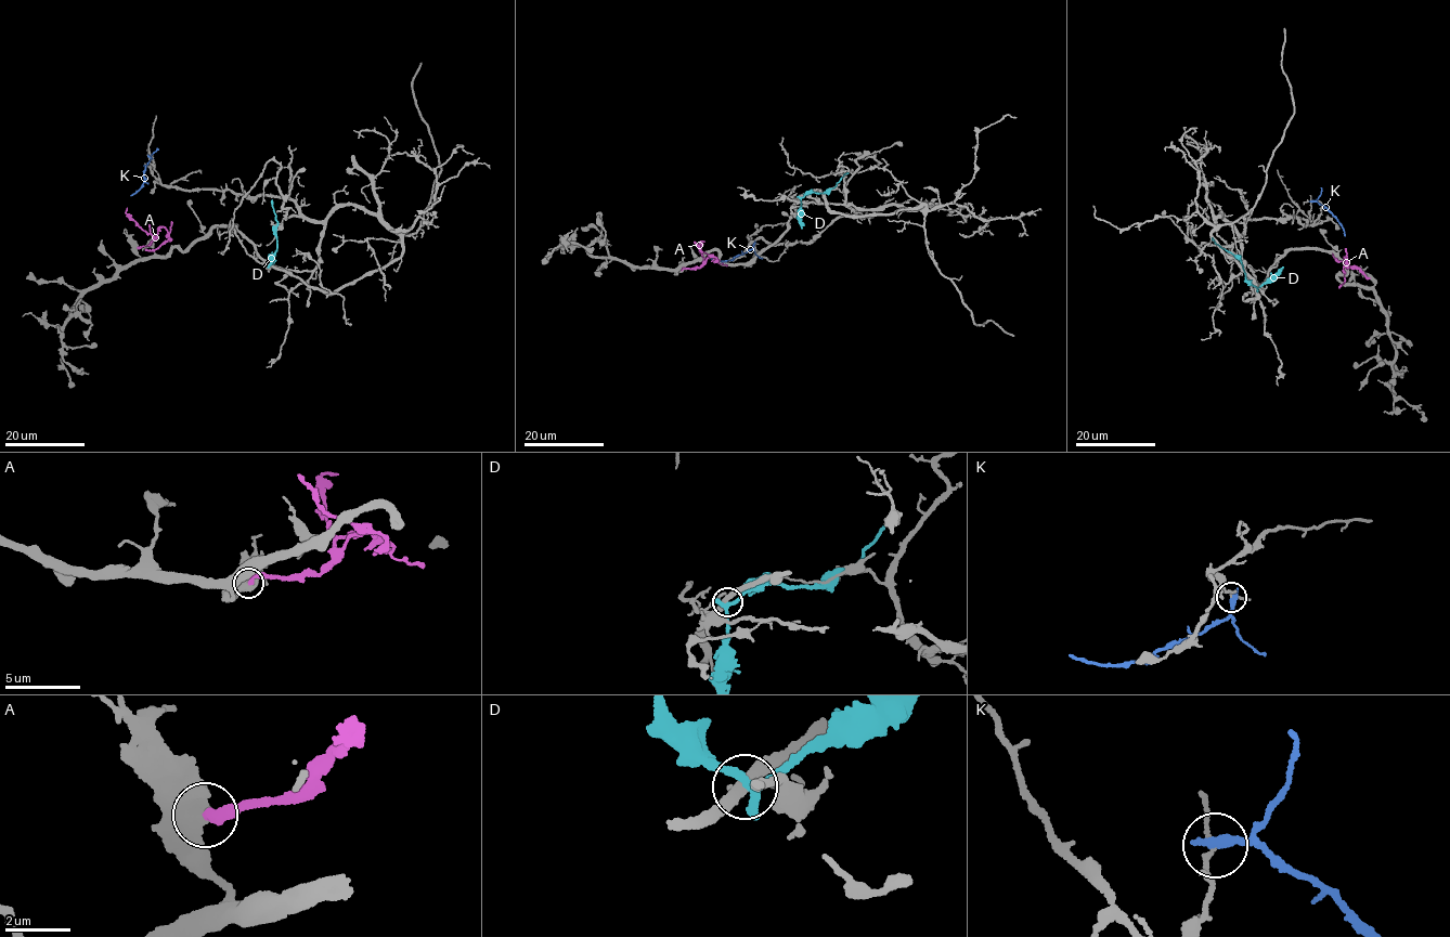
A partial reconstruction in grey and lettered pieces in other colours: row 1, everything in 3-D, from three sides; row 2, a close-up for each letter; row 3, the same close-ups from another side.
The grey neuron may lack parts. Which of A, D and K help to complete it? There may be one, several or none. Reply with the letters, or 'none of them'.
none of them

